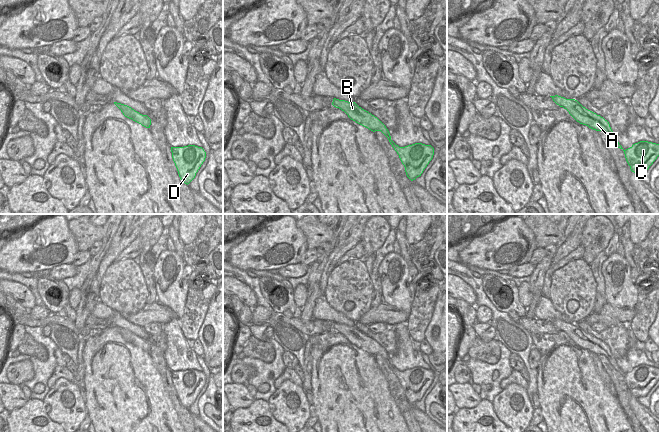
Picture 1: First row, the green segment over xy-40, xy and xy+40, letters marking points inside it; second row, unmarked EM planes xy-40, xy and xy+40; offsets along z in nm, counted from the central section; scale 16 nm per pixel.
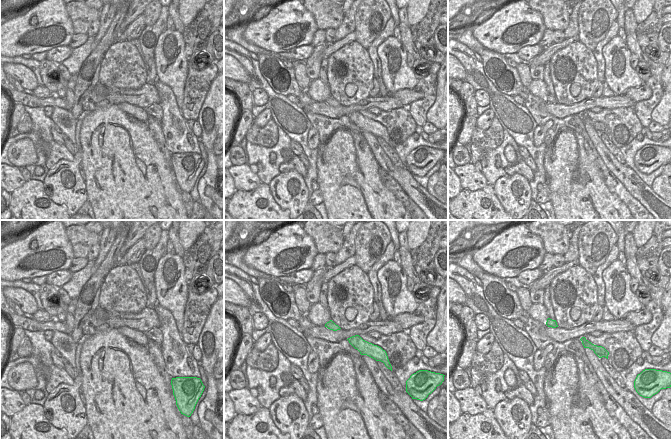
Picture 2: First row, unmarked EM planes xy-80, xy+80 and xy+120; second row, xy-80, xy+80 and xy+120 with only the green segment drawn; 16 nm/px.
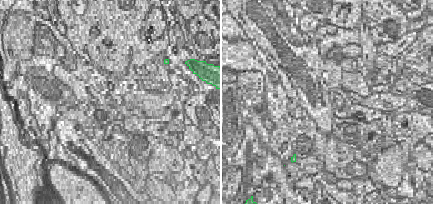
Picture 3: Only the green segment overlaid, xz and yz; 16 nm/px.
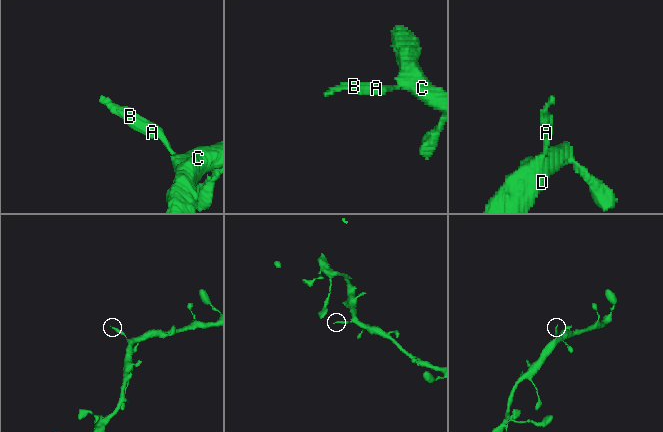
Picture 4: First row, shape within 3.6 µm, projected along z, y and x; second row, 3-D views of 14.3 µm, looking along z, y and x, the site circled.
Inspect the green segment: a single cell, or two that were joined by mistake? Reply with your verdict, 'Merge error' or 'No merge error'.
No merge error

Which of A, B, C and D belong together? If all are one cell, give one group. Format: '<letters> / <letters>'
A B C D

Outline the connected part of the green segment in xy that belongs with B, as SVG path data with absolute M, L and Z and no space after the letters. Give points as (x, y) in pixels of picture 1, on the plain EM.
M334 322L332 329L344 335L348 341L369 354L381 355L389 364L394 374L399 379L405 391L407 401L413 405L421 400L424 393L432 384L434 372L431 369L415 367L405 371L399 371L392 364L386 350L374 339L359 331L355 326L348 326Z

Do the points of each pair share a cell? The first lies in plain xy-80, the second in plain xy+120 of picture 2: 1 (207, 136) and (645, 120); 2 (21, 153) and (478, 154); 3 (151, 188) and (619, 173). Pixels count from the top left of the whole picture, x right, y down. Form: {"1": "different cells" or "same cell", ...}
{"1": "different cells", "2": "different cells", "3": "different cells"}

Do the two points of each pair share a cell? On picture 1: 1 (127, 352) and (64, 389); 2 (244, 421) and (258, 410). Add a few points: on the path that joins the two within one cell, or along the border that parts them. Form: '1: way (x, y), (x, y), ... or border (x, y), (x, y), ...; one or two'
1: border (81, 355), (84, 365), (84, 378); two
2: way (247, 421), (255, 413); one

